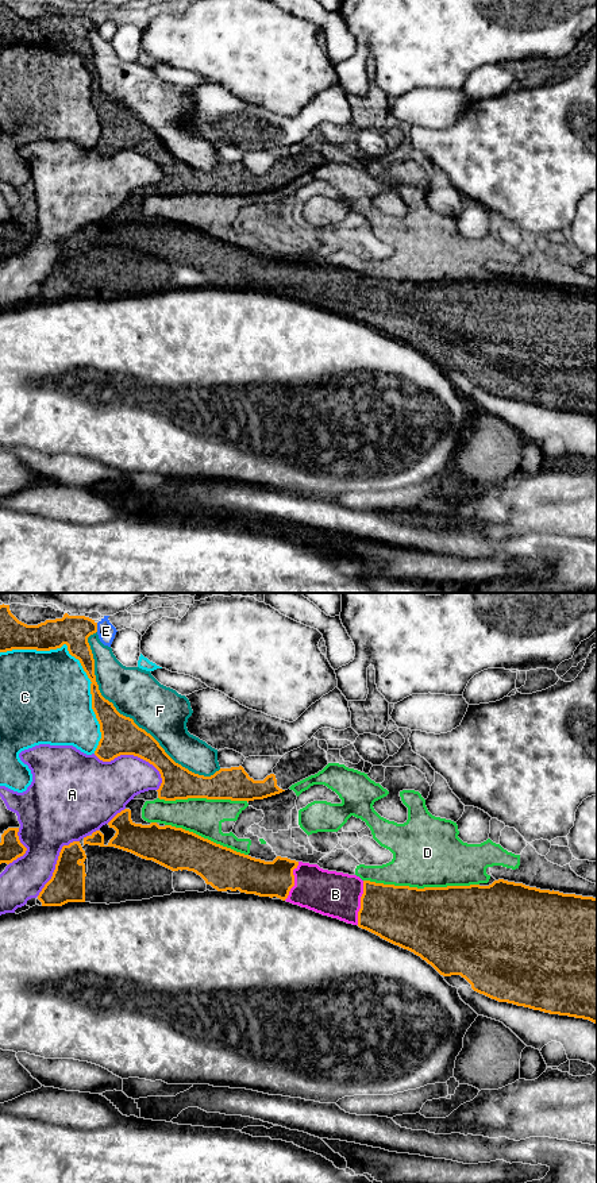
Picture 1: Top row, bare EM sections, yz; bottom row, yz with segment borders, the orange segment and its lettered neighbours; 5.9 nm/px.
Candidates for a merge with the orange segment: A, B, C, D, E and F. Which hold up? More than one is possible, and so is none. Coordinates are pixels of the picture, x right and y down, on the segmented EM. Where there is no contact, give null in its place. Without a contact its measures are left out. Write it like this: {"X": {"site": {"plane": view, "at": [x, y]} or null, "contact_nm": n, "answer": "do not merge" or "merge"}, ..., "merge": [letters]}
{"A": {"site": {"plane": "yz", "at": [131, 754]}, "contact_nm": 440, "answer": "do not merge"}, "B": {"site": {"plane": "yz", "at": [361, 902]}, "contact_nm": 260, "answer": "merge"}, "C": {"site": {"plane": "yz", "at": [81, 665]}, "contact_nm": 800, "answer": "do not merge"}, "D": {"site": {"plane": "yz", "at": [422, 889]}, "contact_nm": 700, "answer": "do not merge"}, "E": {"site": {"plane": "yz", "at": [96, 627]}, "contact_nm": 60, "answer": "do not merge"}, "F": {"site": {"plane": "yz", "at": [131, 719]}, "contact_nm": 1100, "answer": "do not merge"}, "merge": ["B"]}

